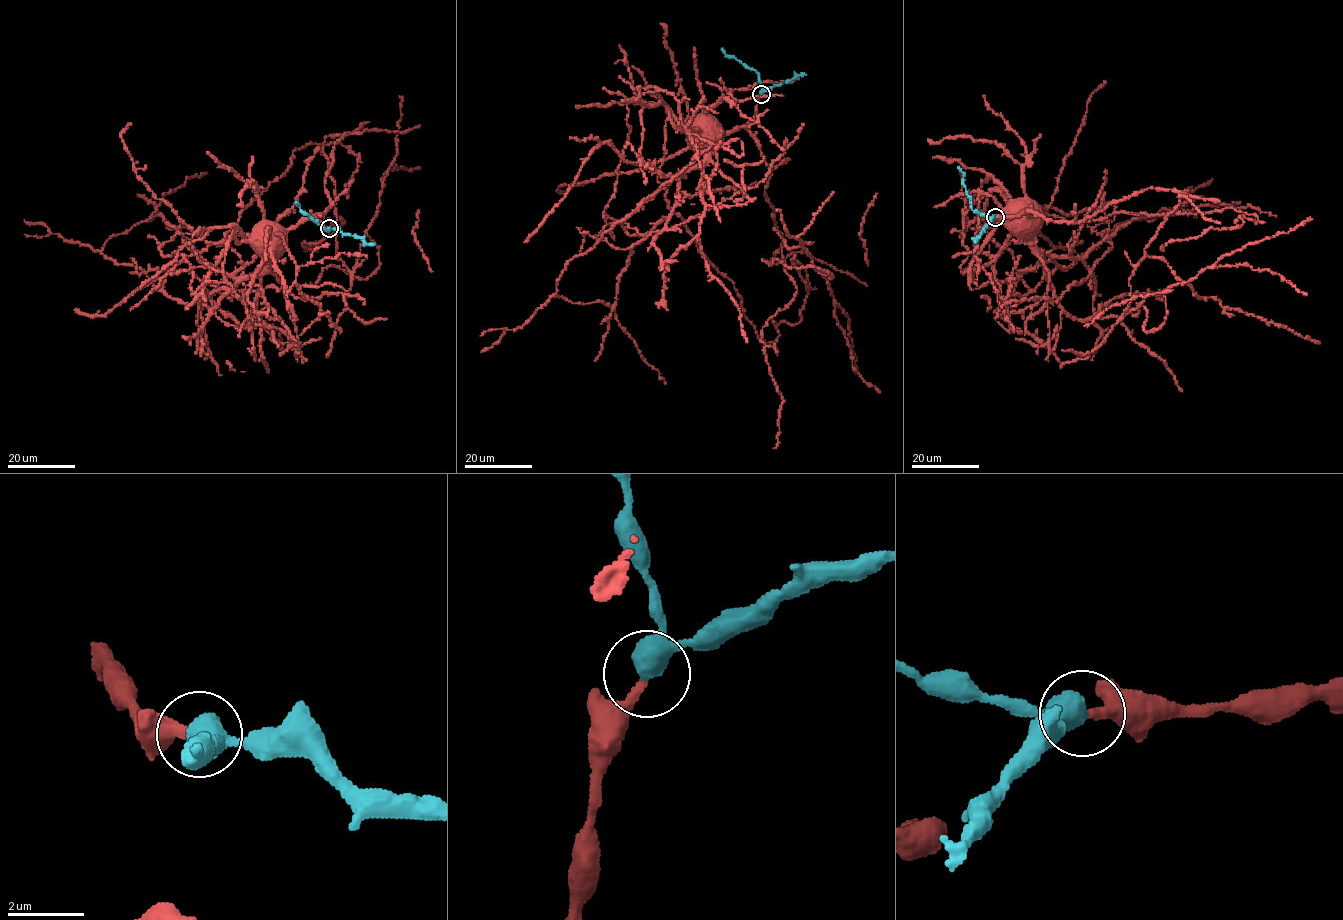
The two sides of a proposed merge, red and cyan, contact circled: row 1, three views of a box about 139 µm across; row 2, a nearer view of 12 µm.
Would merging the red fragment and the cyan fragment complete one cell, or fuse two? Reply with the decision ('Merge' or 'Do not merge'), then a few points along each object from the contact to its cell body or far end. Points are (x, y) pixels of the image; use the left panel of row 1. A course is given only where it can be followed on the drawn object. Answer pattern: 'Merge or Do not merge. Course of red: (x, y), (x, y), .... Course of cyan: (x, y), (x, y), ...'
Merge. Course of red: (329, 228), (321, 222), (302, 219), (287, 229), (278, 225), (265, 227), (263, 231). Course of cyan: (329, 228), (325, 229), (296, 202)

